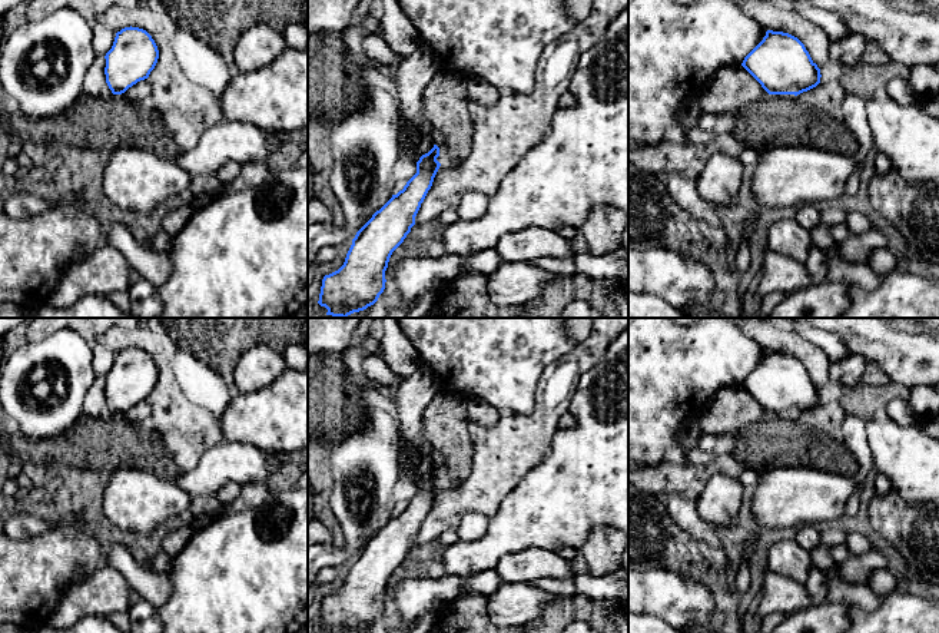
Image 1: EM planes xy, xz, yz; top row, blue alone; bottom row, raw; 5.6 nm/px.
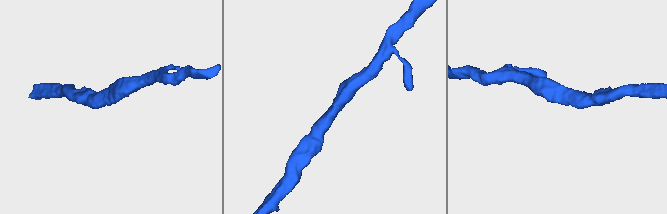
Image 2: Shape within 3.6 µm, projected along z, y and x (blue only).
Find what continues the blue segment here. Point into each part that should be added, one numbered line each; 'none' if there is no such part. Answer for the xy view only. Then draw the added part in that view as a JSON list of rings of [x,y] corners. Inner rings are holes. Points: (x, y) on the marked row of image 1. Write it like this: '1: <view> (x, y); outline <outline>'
none

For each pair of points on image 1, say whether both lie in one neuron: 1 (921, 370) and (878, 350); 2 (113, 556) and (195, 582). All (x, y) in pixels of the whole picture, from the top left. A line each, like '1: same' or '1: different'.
1: same
2: different

